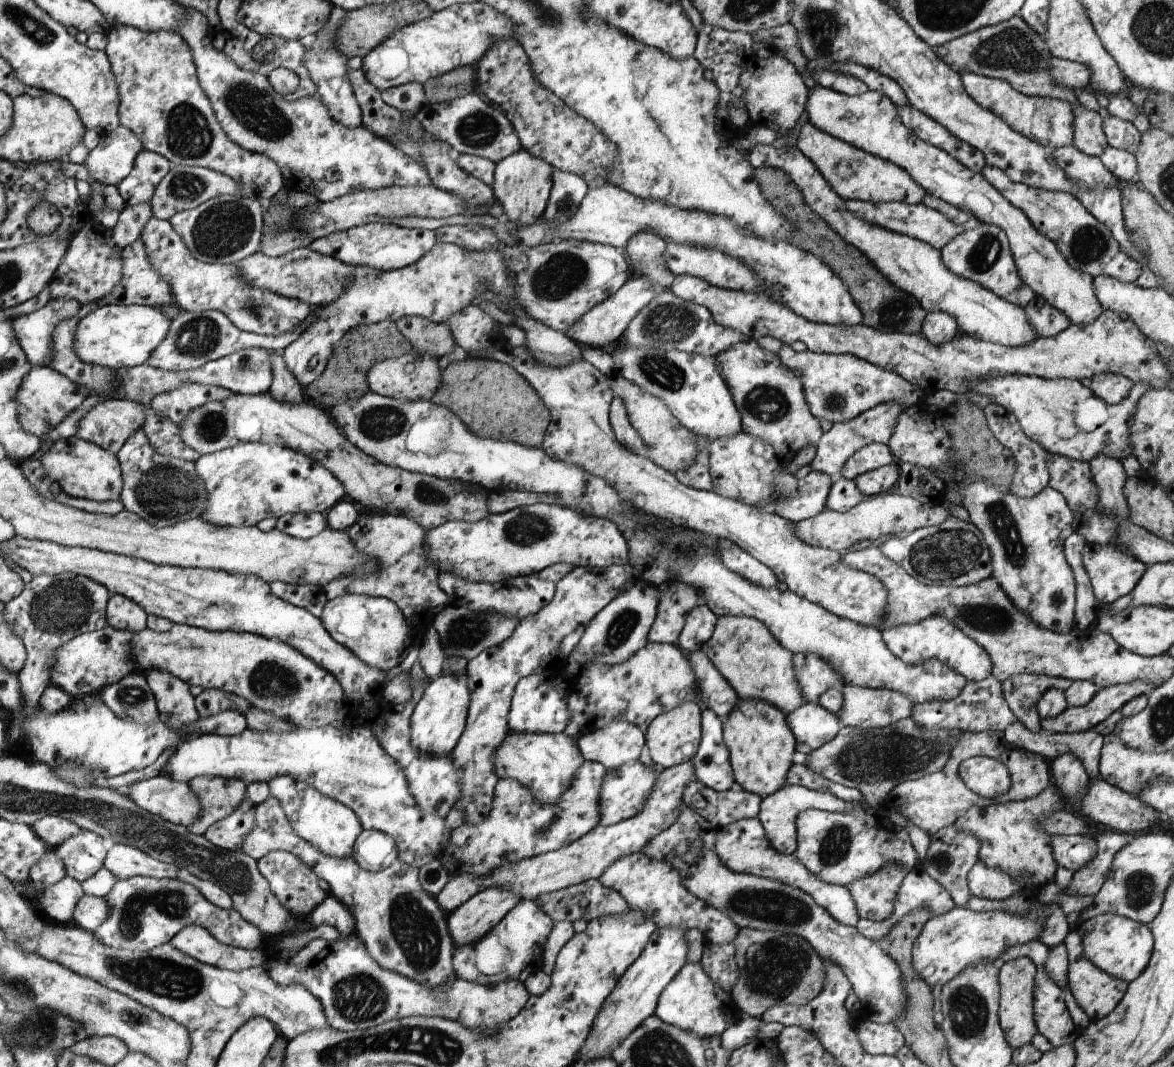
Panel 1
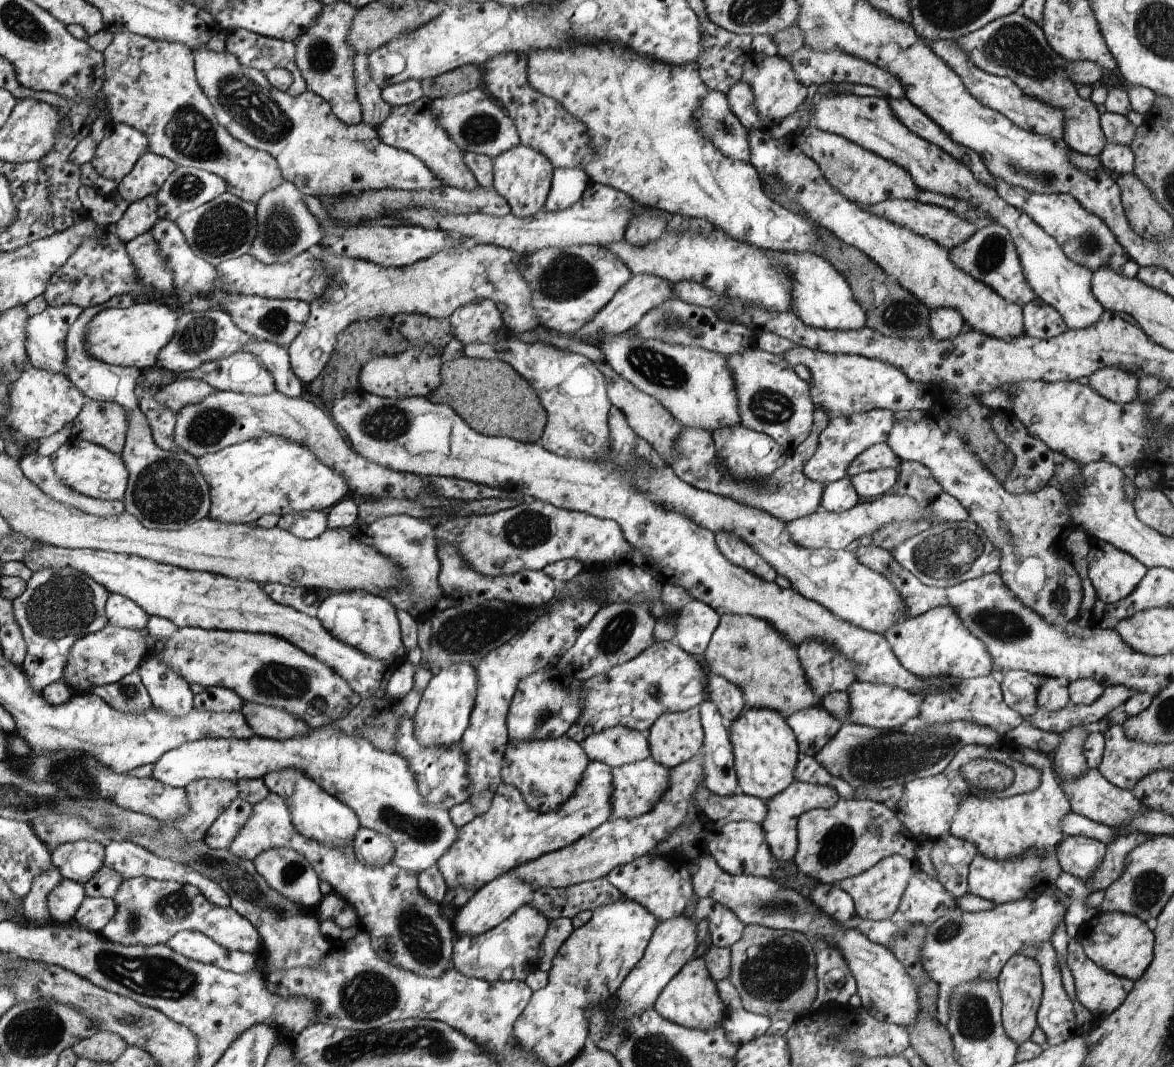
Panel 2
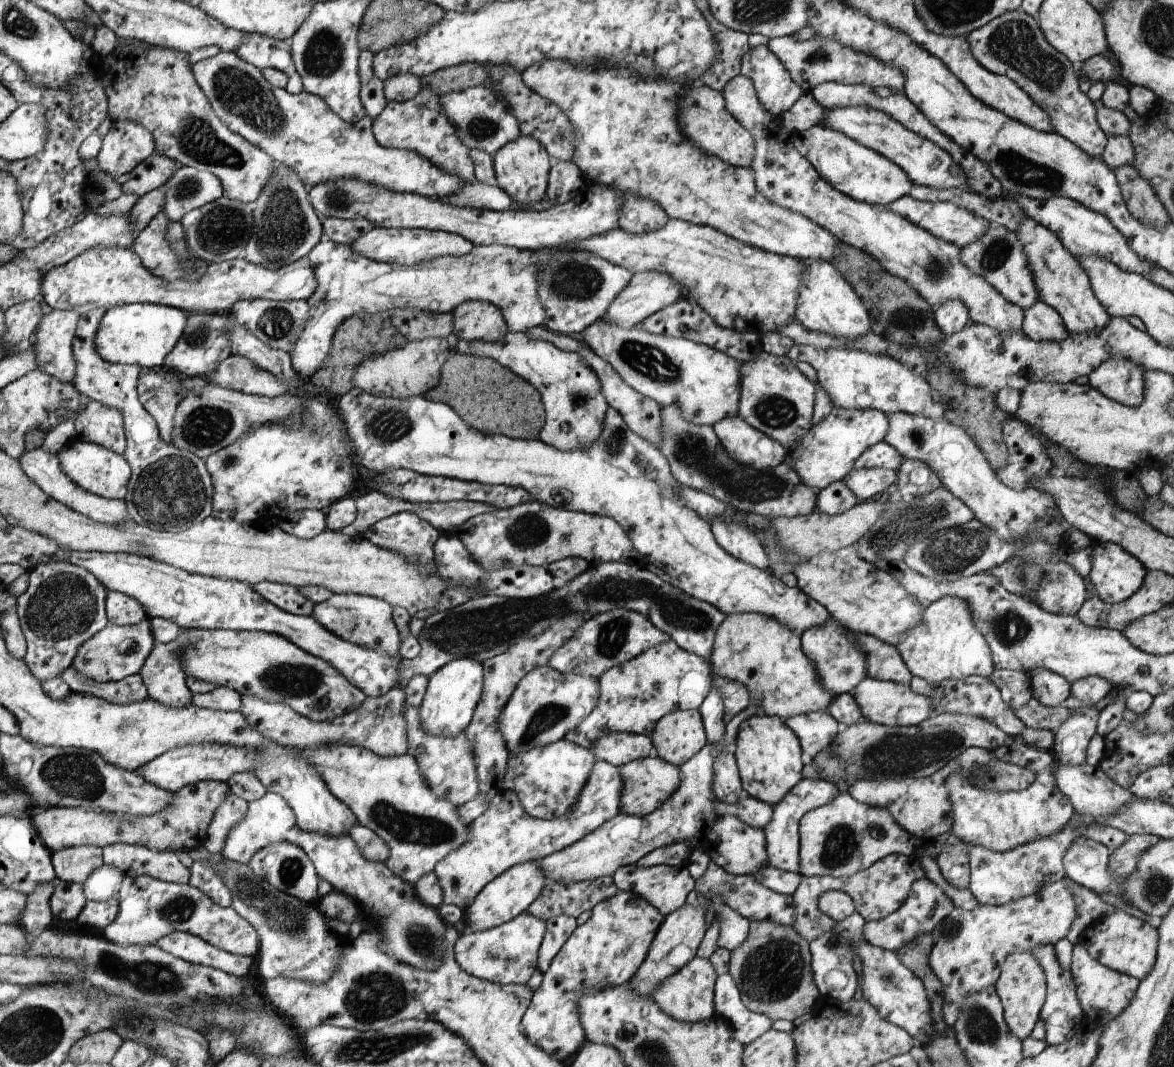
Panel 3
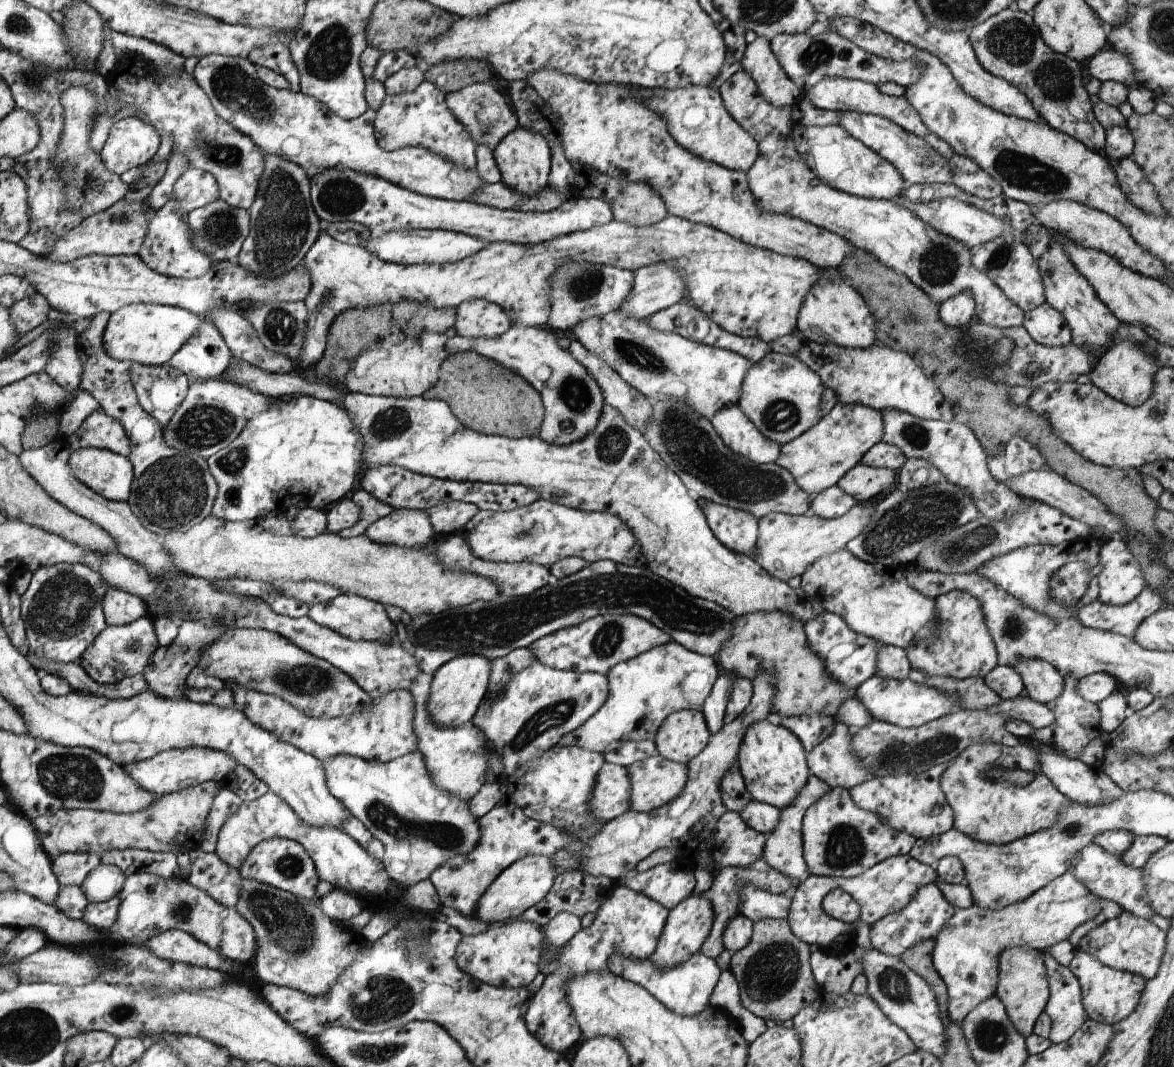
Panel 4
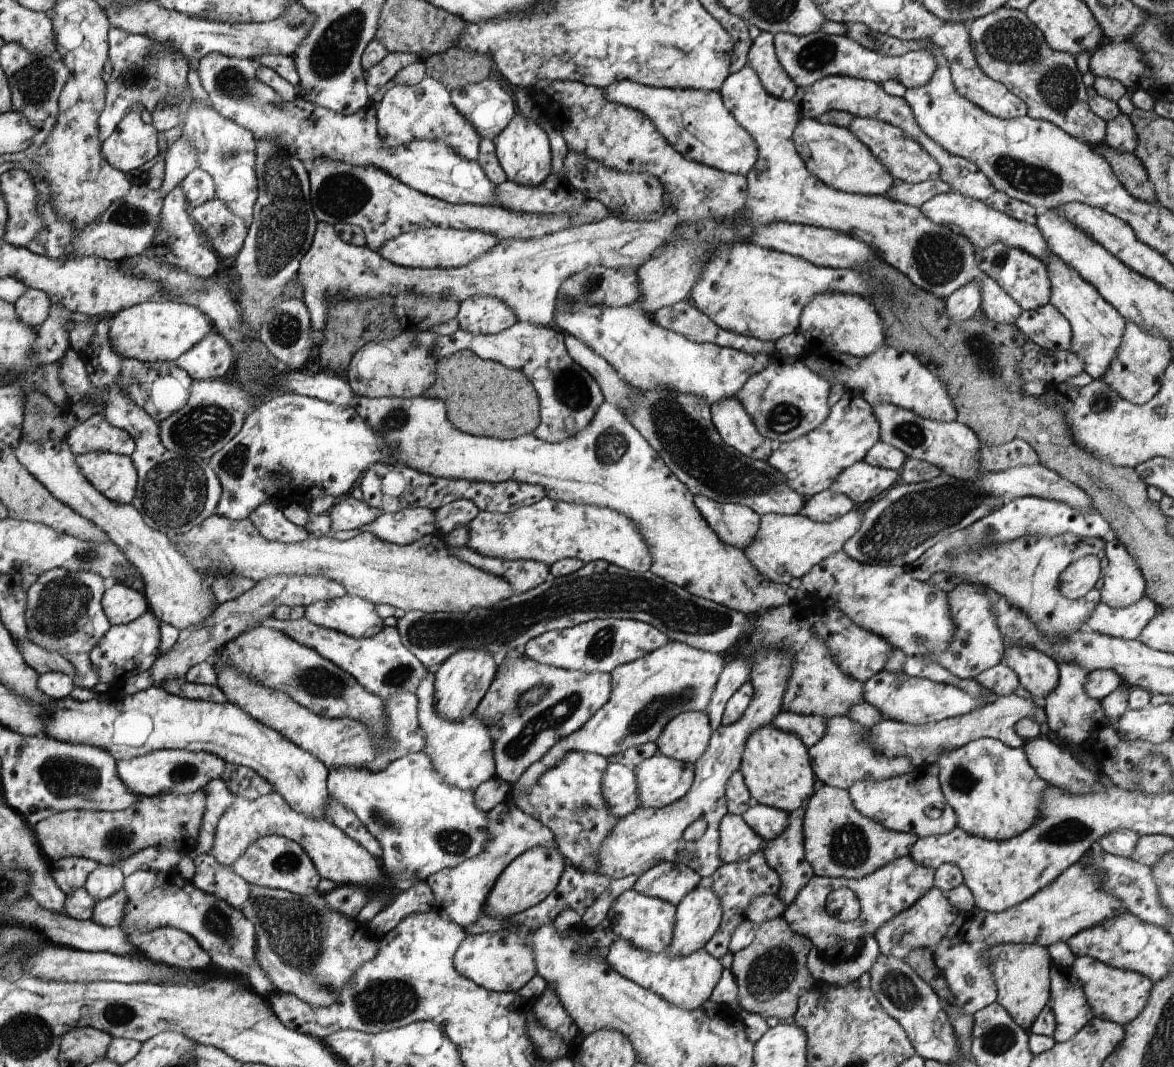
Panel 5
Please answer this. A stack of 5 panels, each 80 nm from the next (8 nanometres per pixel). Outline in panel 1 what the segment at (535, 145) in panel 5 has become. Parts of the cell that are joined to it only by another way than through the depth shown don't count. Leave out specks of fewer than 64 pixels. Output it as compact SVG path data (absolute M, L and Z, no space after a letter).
M524 148L497 162L492 189L495 200L503 208L503 217L524 226L531 225L544 217L549 198L552 196L554 172L556 171L549 163L538 156L531 155Z

